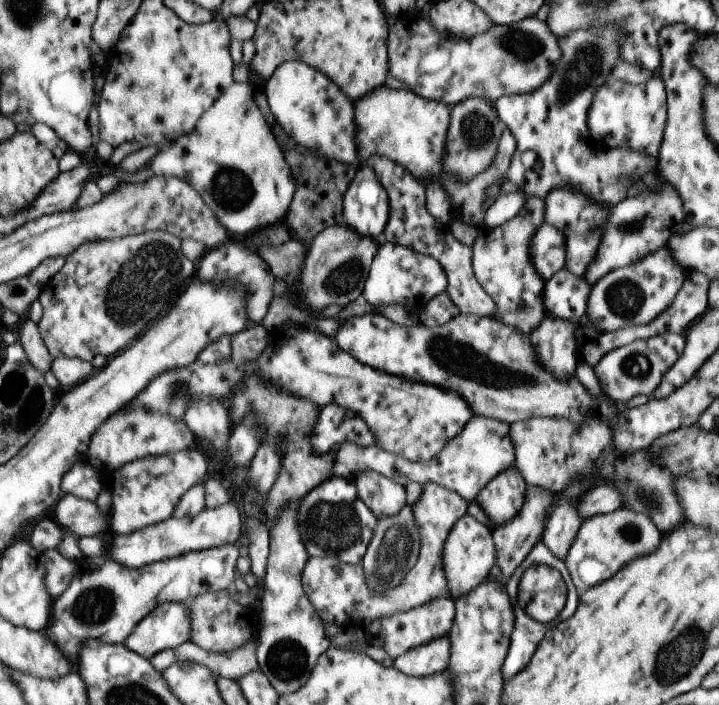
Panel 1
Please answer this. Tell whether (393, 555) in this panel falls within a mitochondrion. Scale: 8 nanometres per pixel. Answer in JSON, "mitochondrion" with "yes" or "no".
{"mitochondrion":"yes"}

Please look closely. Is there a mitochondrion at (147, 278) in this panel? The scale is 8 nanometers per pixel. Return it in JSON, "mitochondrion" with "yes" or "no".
{"mitochondrion":"yes"}

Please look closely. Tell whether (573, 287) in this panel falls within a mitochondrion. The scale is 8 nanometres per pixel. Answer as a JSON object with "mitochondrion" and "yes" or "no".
{"mitochondrion":"no"}

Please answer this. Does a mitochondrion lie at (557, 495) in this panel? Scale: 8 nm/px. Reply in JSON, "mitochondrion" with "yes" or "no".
{"mitochondrion":"no"}

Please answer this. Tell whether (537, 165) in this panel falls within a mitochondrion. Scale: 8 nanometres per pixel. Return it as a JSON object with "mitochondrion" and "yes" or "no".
{"mitochondrion":"no"}

